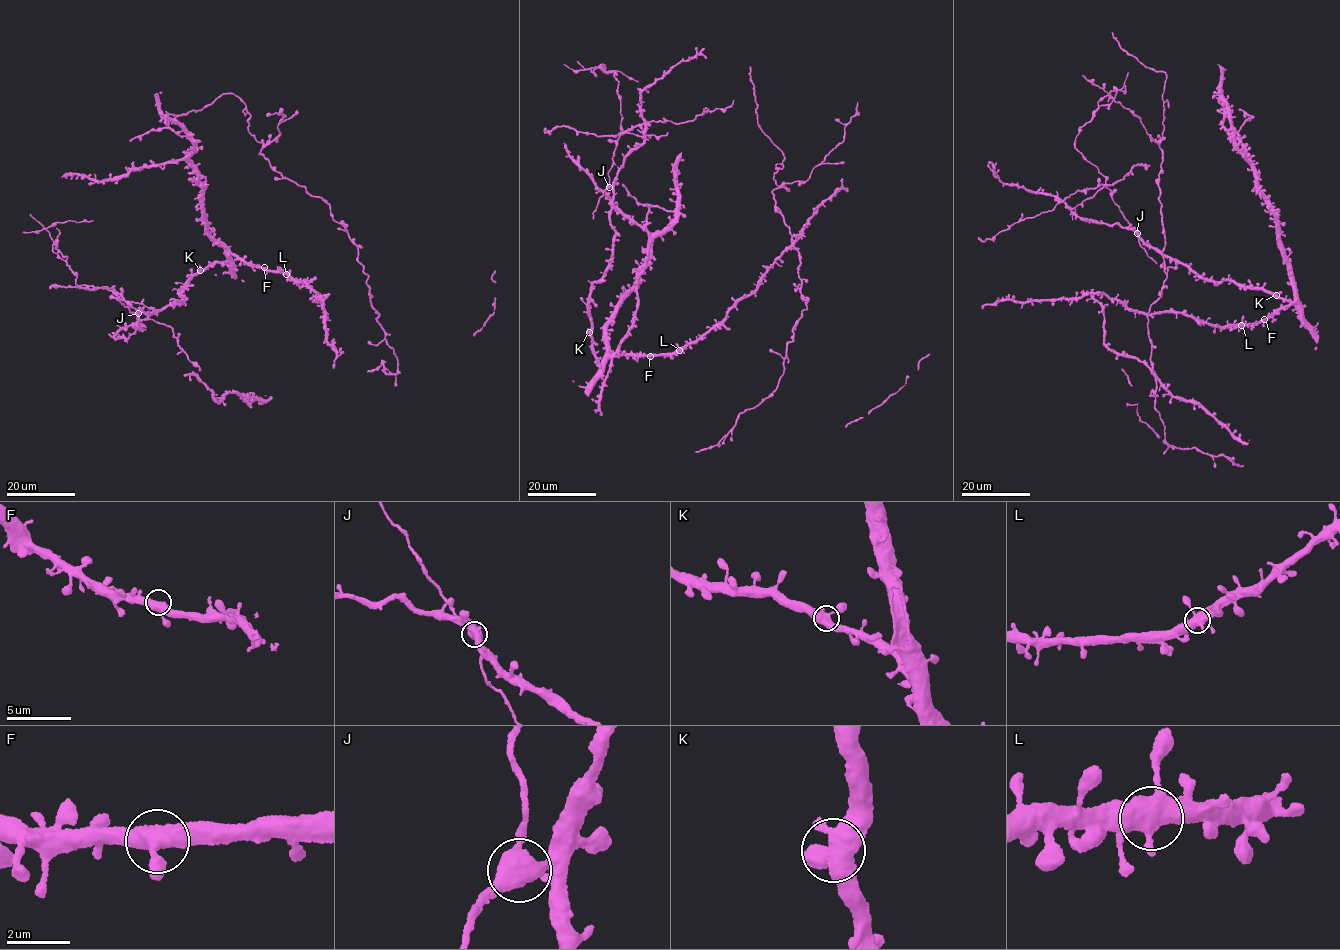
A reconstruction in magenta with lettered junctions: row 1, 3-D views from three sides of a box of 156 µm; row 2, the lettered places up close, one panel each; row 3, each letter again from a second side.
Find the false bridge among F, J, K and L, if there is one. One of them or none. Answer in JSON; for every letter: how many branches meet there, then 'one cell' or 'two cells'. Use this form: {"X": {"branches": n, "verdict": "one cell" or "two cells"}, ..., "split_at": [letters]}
{"F": {"branches": 3, "verdict": "one cell"}, "J": {"branches": 3, "verdict": "two cells"}, "K": {"branches": 3, "verdict": "one cell"}, "L": {"branches": 3, "verdict": "one cell"}, "split_at": ["J"]}

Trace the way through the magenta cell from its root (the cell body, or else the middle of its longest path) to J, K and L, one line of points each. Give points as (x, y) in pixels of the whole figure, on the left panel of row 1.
J: (262, 269), (229, 254), (226, 261), (193, 276), (178, 293), (182, 298), (180, 302), (150, 315), (139, 313)
K: (262, 269), (230, 254), (226, 261), (200, 270)
L: (262, 269), (286, 274)

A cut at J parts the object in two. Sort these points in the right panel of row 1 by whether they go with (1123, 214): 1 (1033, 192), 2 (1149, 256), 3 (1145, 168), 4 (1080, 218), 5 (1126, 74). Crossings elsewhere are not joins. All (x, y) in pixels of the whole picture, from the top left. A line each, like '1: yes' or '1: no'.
1: no
2: yes
3: yes
4: no
5: yes

